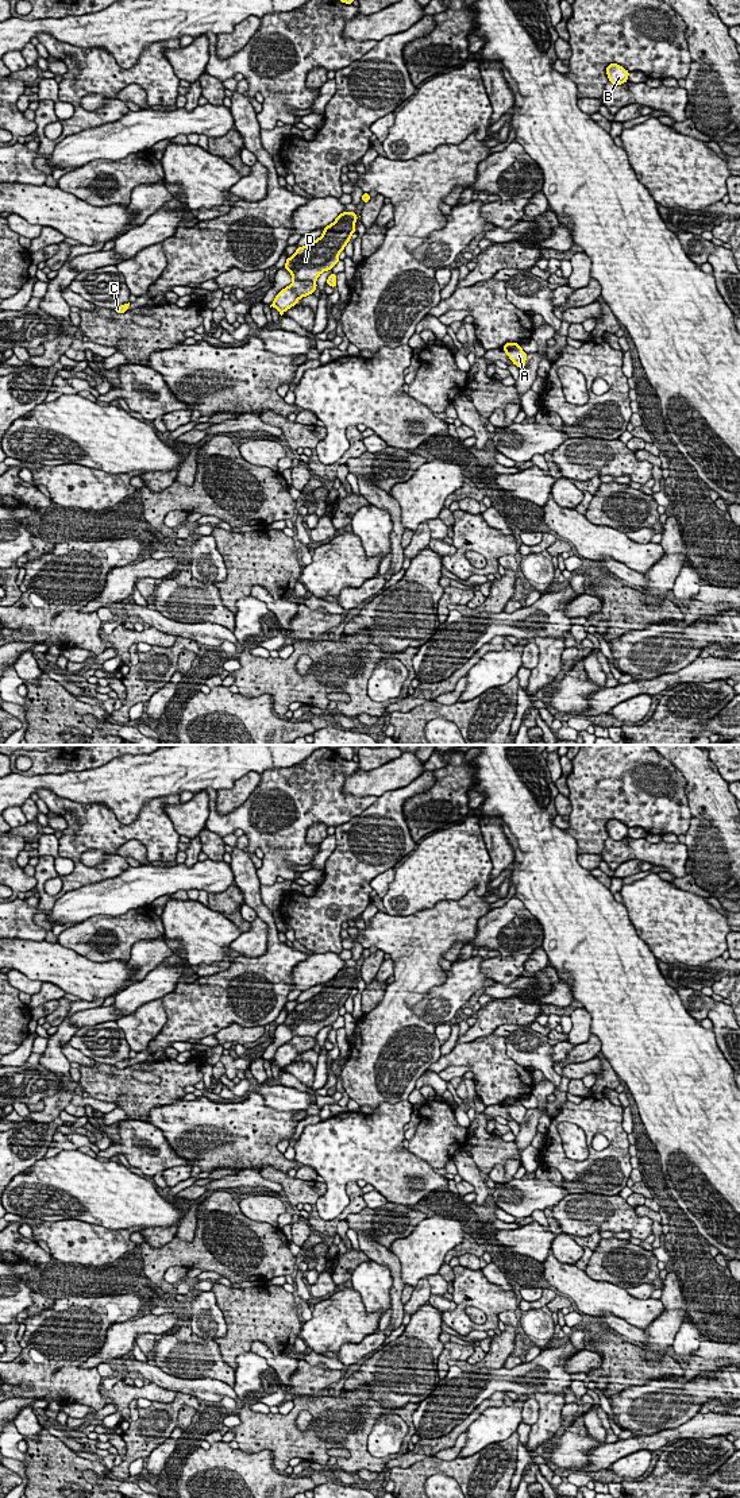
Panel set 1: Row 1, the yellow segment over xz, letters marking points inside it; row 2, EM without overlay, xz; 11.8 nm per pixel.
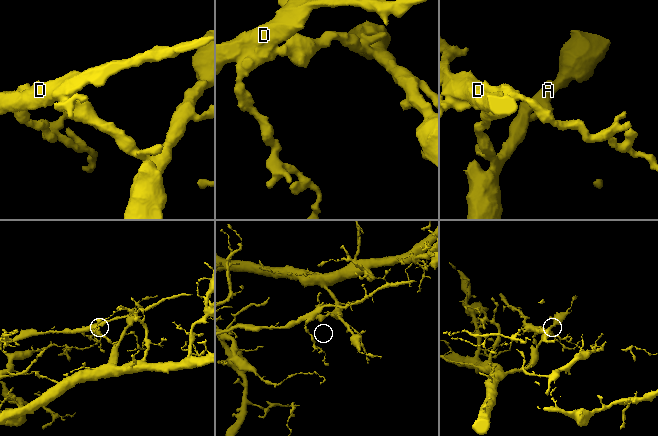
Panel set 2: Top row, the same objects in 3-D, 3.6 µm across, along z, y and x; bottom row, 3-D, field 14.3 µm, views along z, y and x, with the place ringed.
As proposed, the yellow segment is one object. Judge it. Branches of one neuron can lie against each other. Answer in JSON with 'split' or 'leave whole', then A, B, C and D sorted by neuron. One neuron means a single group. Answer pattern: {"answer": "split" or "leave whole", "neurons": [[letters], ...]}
{"answer": "split", "neurons": [["A", "B"], ["C", "D"]]}

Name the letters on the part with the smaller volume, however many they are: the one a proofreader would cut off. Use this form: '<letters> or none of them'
C, D

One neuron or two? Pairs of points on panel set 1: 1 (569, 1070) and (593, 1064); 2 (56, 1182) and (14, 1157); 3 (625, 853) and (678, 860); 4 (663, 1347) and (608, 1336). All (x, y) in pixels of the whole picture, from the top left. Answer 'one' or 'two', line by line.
1: one
2: two
3: one
4: two

